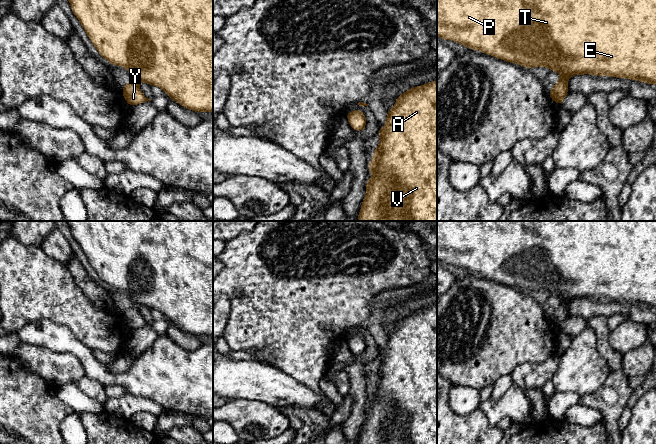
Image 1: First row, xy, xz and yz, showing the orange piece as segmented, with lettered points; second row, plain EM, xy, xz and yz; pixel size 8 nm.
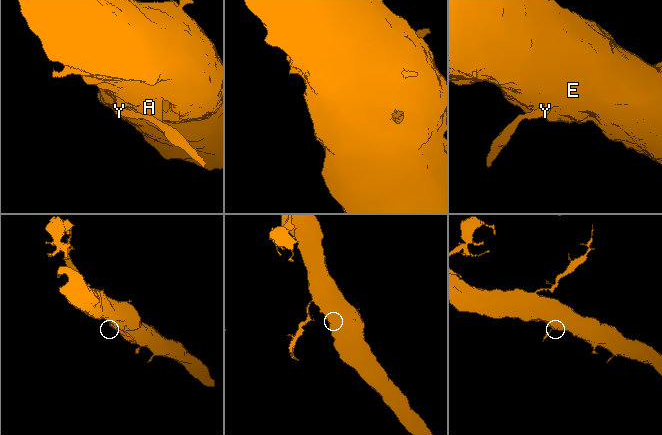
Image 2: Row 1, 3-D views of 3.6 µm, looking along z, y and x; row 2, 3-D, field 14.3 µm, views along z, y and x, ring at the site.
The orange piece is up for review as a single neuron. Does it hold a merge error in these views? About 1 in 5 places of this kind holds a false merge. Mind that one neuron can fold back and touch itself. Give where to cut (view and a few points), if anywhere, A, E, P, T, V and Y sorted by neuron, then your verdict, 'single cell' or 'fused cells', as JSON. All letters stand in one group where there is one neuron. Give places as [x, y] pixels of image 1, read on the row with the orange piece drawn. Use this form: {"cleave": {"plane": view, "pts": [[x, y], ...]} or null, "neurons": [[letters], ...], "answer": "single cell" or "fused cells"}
{"cleave": null, "neurons": [["A", "E", "P", "T", "V", "Y"]], "answer": "single cell"}

